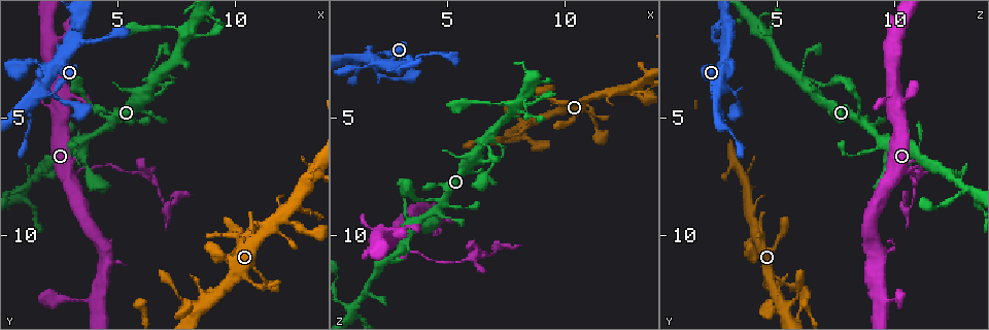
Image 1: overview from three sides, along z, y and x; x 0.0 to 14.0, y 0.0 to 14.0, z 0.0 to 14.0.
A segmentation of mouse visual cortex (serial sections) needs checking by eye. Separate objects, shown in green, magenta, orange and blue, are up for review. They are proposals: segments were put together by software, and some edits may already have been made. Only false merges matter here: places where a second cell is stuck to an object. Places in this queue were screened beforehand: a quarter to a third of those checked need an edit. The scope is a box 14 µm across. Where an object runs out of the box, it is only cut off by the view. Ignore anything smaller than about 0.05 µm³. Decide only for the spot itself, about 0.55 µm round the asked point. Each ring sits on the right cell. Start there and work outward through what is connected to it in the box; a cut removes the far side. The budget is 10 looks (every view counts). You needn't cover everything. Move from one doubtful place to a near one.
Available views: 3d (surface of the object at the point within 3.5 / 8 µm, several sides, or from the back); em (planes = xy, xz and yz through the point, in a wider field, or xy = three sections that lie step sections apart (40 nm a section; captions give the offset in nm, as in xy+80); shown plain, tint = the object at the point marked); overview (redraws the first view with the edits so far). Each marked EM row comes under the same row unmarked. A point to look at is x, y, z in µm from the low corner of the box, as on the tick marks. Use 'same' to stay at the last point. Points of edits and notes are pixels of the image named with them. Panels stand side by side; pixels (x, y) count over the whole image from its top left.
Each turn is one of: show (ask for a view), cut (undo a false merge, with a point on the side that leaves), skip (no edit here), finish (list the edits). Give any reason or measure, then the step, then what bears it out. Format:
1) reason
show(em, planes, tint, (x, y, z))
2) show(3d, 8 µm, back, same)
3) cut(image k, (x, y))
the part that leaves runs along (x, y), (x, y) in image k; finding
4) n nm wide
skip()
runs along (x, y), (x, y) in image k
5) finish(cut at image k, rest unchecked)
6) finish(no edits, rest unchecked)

sudden change in width
show(3d, 3.5 µm, back, (3.3, 7.4, 10.5))

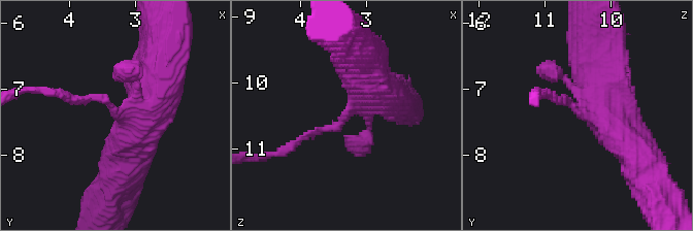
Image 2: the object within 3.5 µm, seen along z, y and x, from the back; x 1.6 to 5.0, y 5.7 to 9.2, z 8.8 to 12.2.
arms of 100, 600 nm
show(em, xy, step 3, tint, (3.30, 7.30, 10.50))

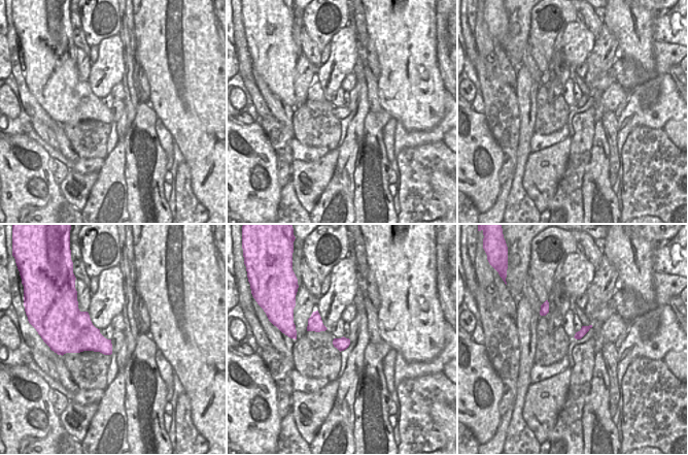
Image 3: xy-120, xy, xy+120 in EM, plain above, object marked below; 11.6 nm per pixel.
skip()
runs along (388, 97), (375, 89), (337, 126), (293, 144) in image 2; continuous, no second cell

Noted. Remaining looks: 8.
branch point
show(3d, 3.5 µm, (6.1, 7.2, 10.9))

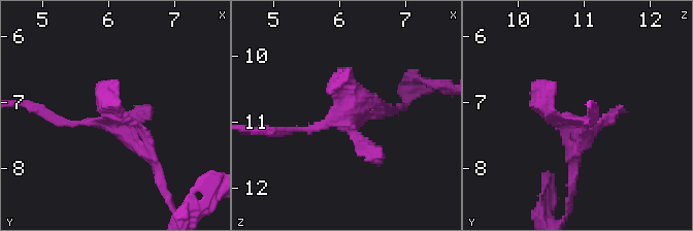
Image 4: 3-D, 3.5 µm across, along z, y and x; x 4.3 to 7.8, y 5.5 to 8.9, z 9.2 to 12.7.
show(em, planes, tint, (6.00, 7.25, 10.95))

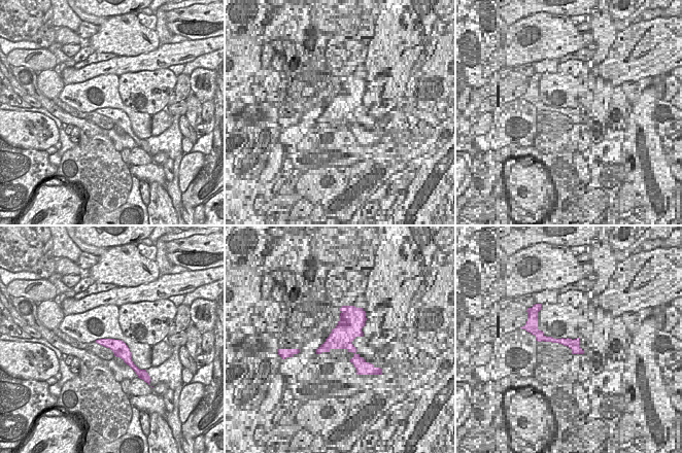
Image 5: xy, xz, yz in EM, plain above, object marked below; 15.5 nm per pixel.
show(em, xy, step 5, tint, same)

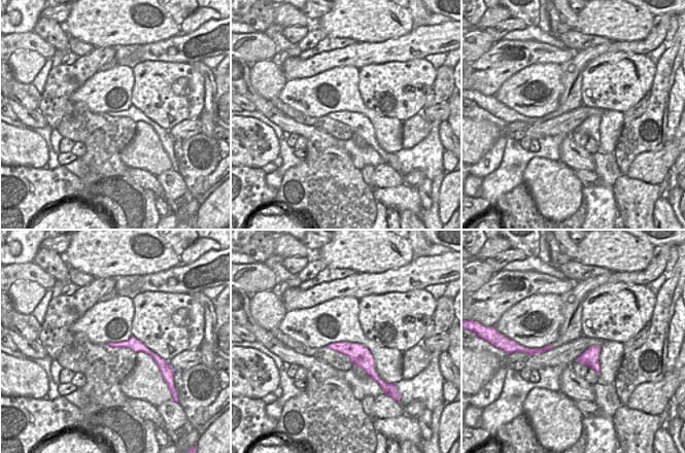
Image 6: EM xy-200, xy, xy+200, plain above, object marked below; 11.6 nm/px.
skip()
runs along (46, 113), (66, 123), (110, 120), (158, 167) in image 4; one cell here

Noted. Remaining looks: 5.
abrupt turn
show(3d, 3.5 µm, (7.2, 8.9, 10.5))

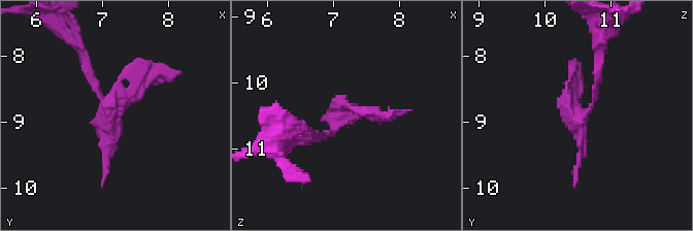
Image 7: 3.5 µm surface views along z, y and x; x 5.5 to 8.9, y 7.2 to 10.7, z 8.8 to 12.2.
show(em, xy, step 5, tint, (7.25, 8.85, 10.50))

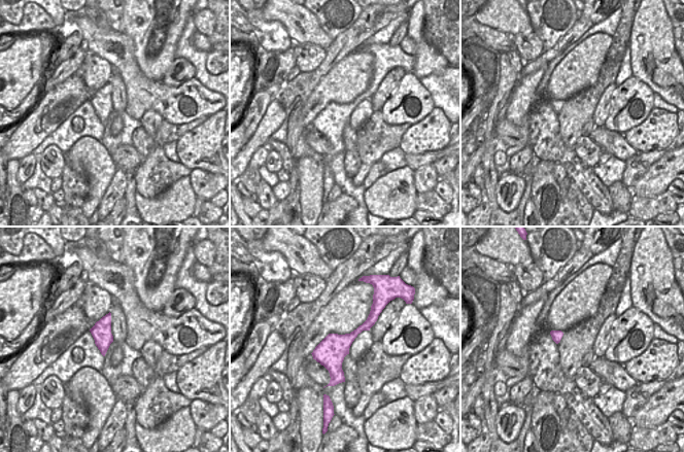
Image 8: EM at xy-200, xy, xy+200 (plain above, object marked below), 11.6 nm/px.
skip()
runs along (316, 139), (348, 116), (398, 112) in image 7; all the same cell

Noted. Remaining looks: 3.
three-way junction
show(3d, 3.5 µm, (6.6, 3.4, 6.1))

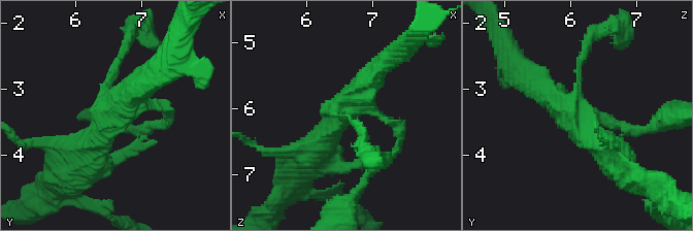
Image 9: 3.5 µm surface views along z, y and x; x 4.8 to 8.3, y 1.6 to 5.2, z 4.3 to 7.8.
now the EM
show(em, planes, tint, (6.60, 3.40, 6.00))

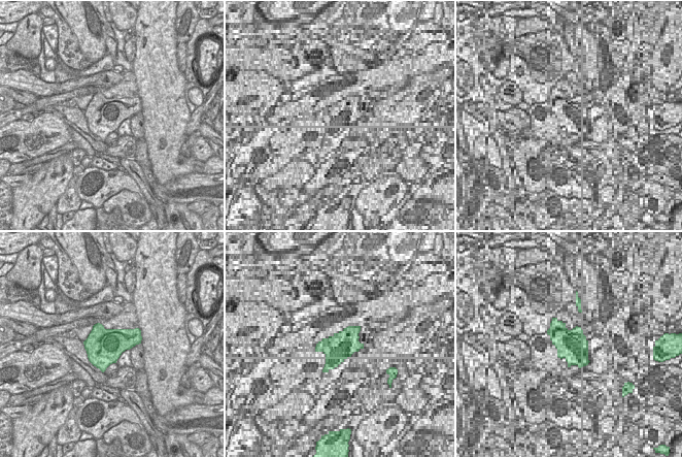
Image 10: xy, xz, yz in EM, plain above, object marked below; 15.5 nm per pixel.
skip()
runs along (614, 155), (524, 79) in image 9; one cell here

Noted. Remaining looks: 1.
finish(no edits, rest unchecked)

